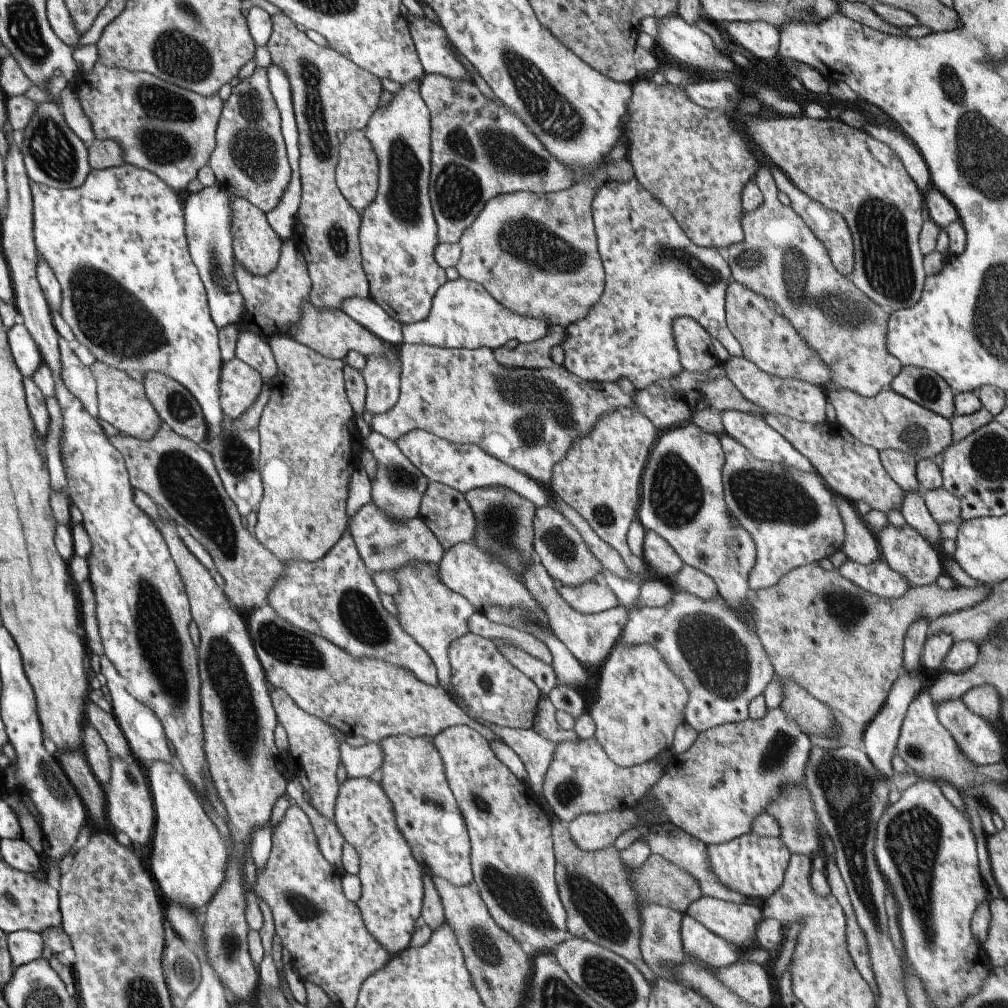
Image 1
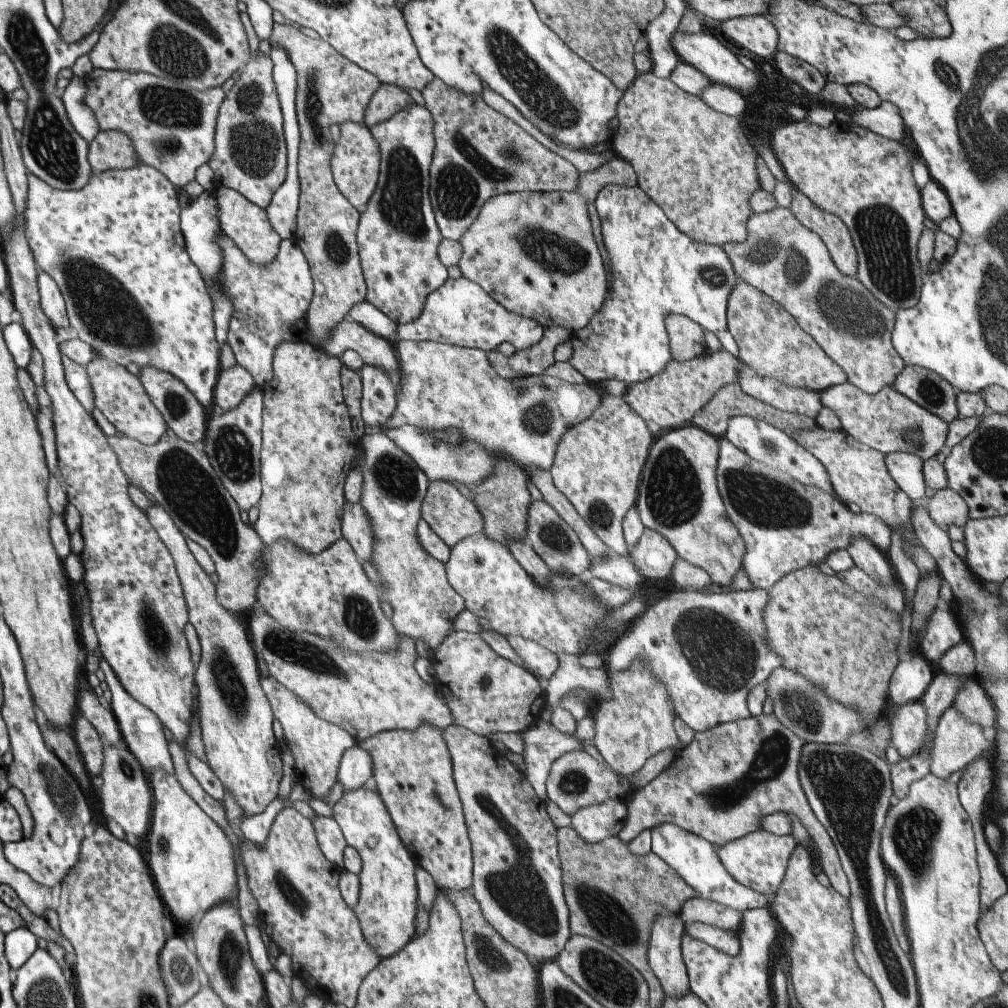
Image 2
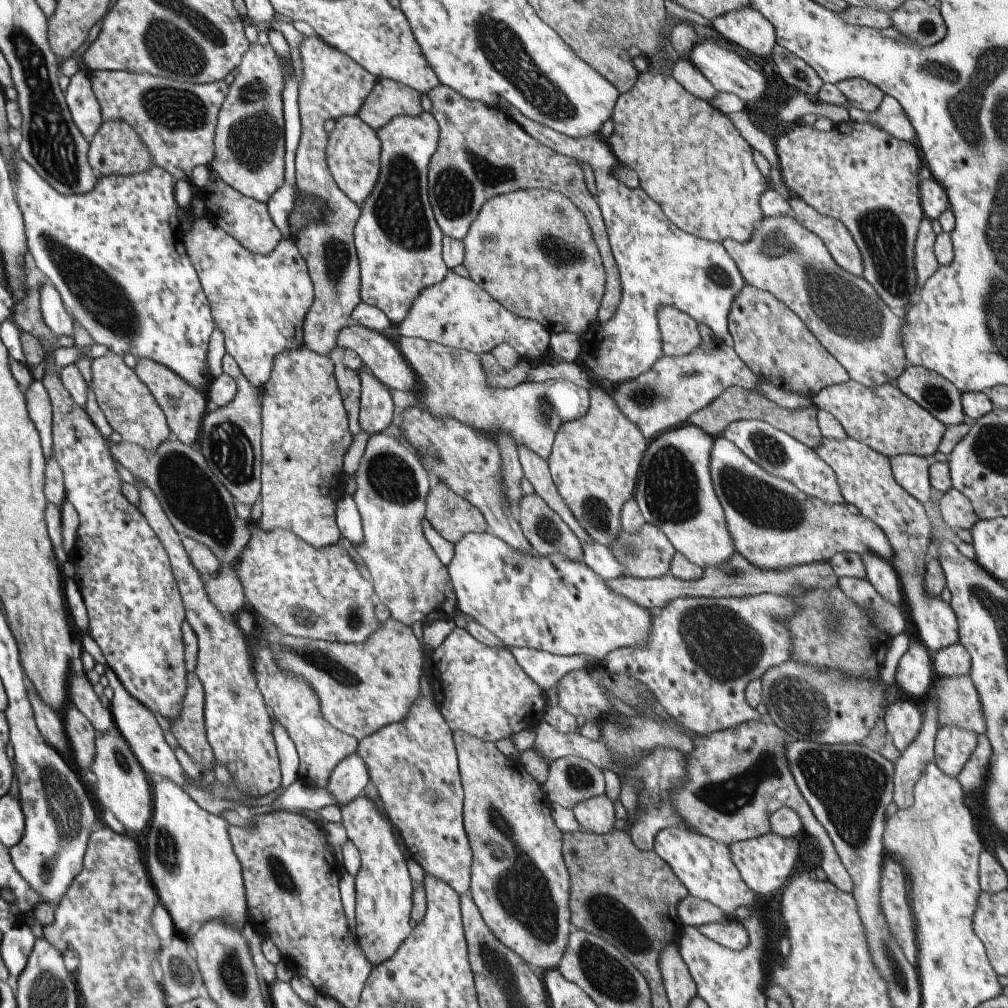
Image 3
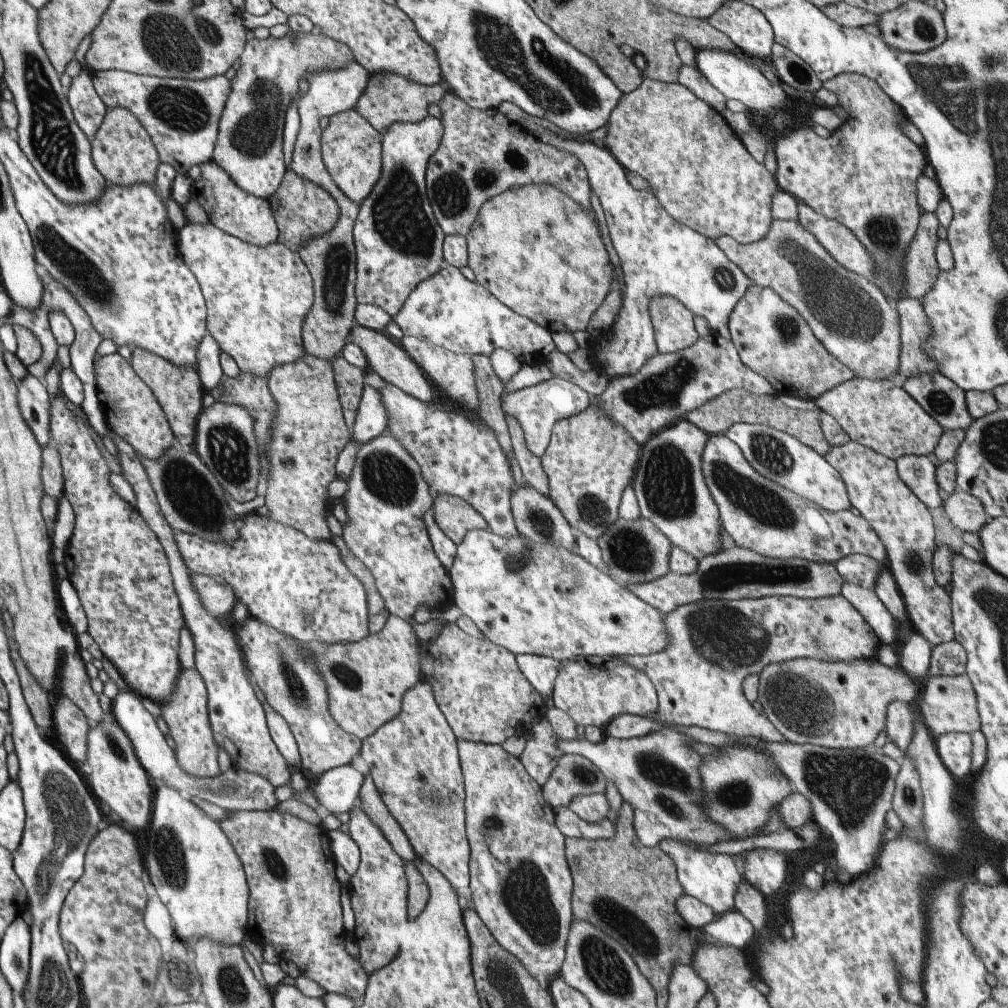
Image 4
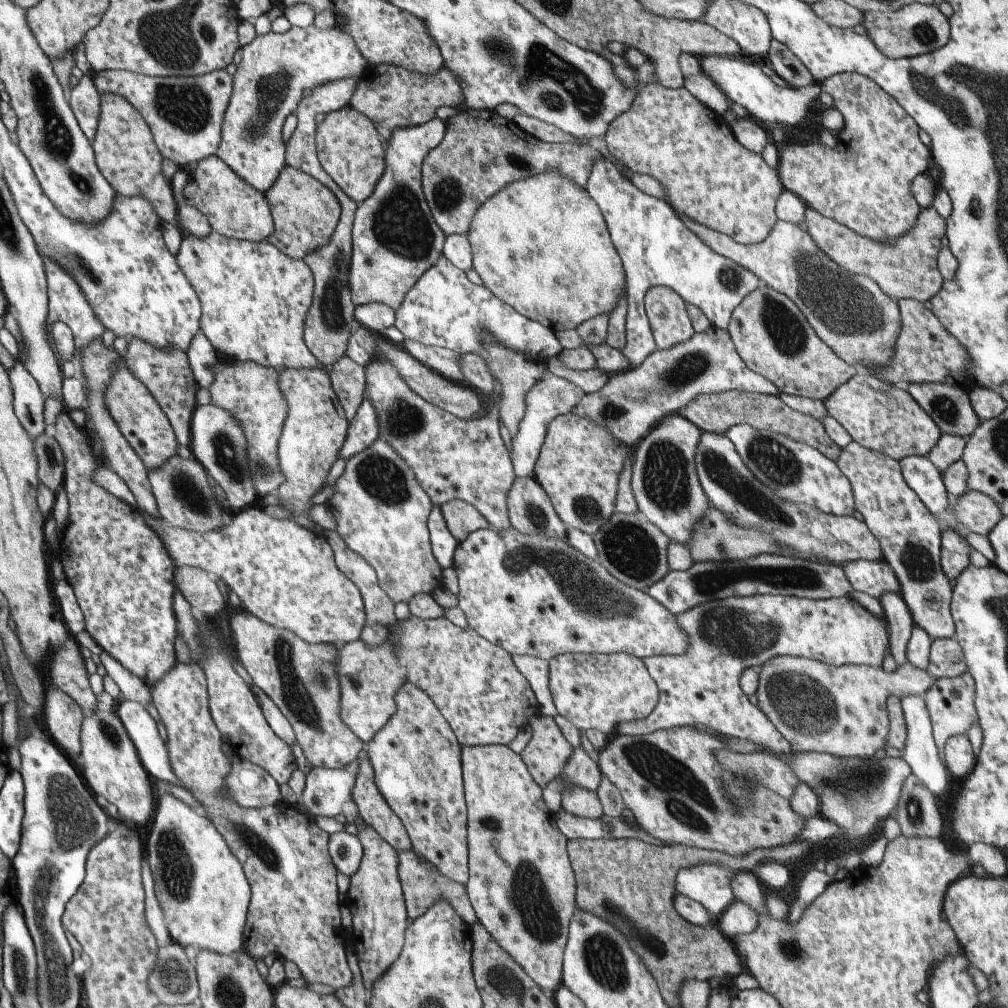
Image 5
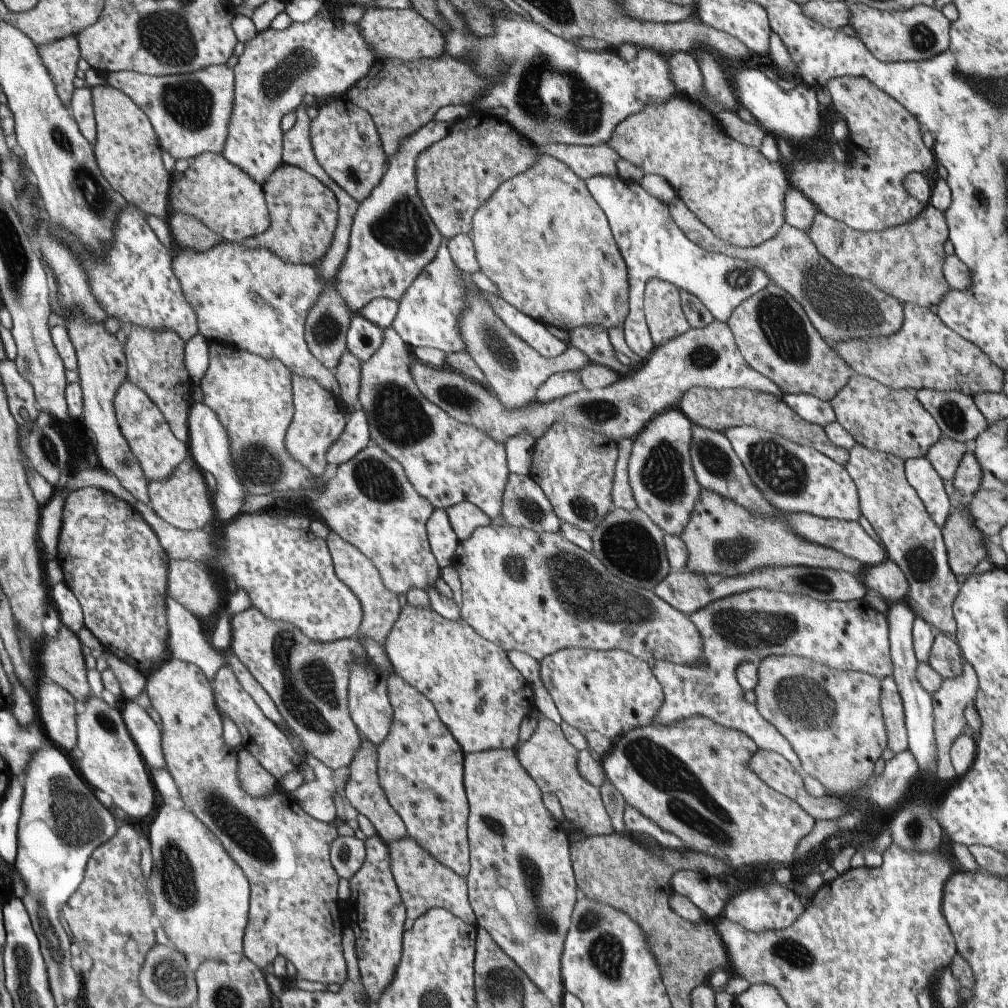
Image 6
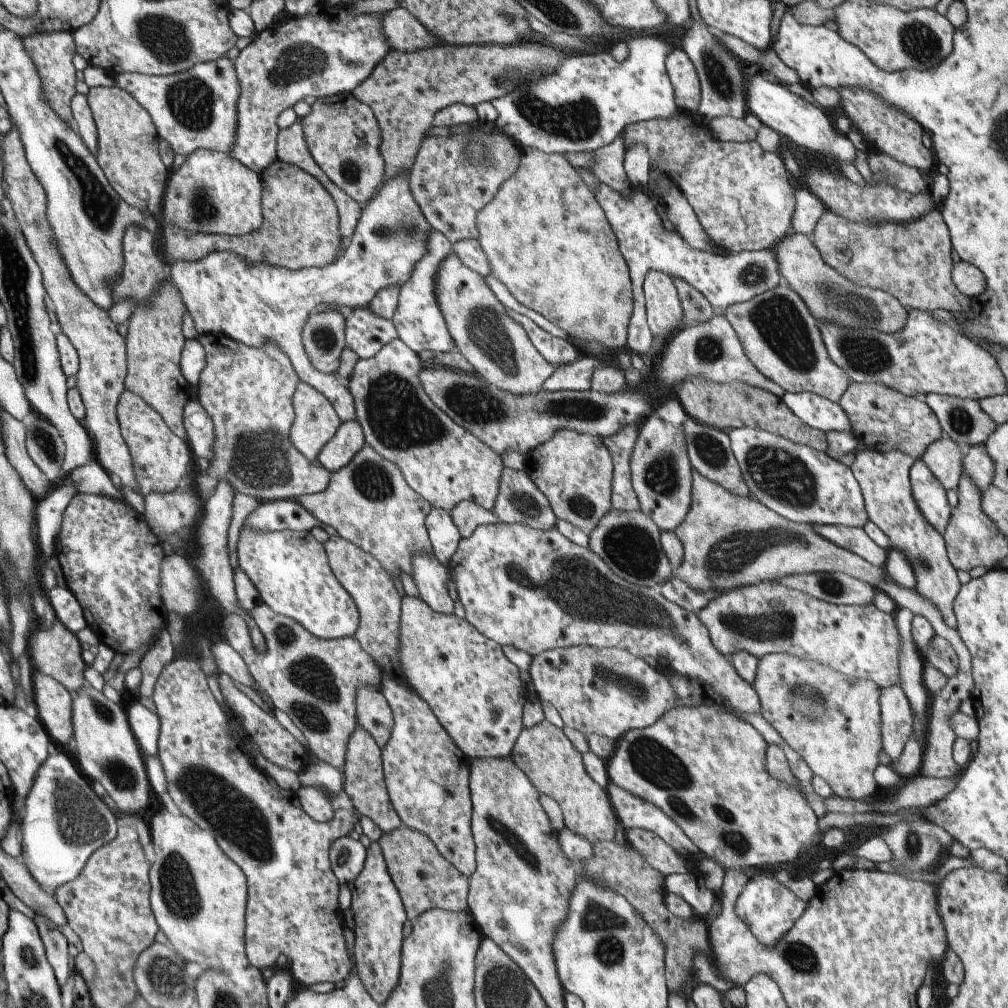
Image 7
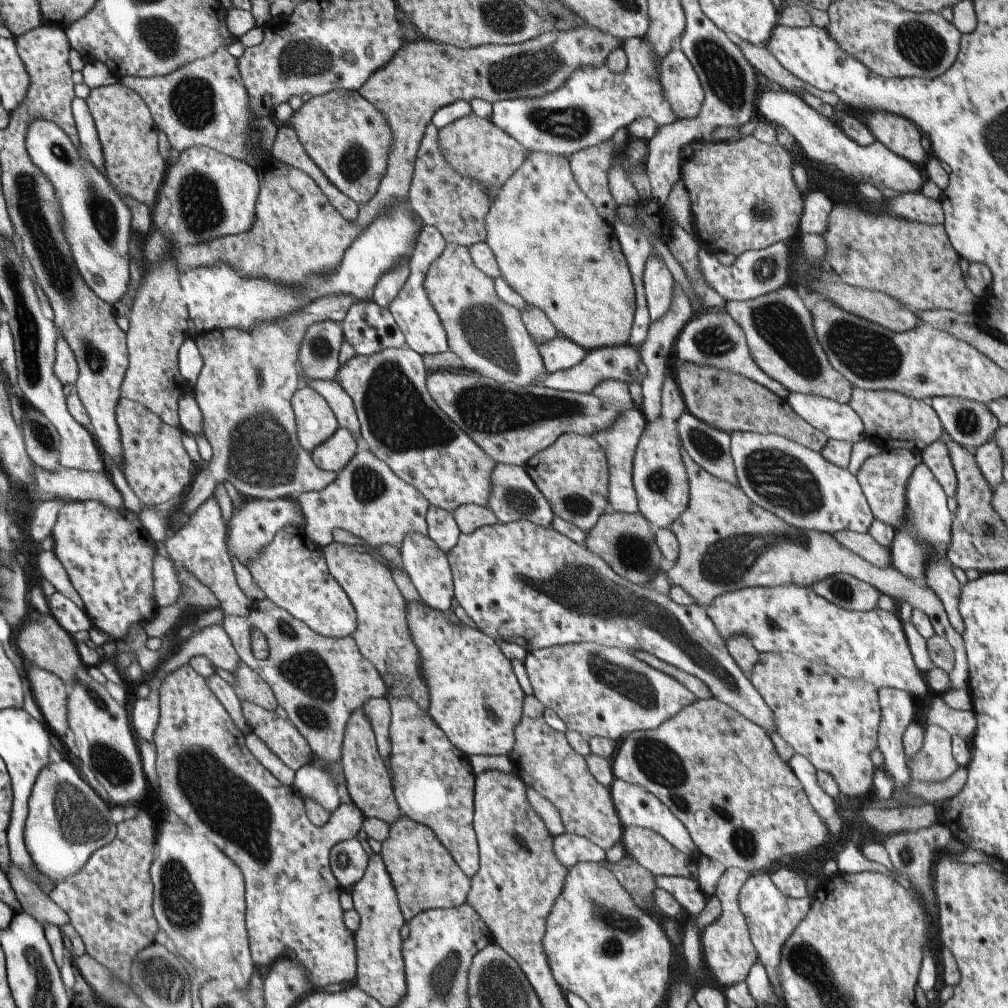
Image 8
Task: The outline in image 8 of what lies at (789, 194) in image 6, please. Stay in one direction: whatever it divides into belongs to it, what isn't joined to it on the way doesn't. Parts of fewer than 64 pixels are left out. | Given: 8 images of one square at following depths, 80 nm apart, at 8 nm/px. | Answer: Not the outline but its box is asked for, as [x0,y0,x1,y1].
[798,189,833,235]

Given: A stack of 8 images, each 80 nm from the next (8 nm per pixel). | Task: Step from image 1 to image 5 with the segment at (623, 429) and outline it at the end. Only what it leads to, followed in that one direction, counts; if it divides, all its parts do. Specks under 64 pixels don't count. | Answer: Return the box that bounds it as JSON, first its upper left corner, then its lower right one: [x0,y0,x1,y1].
[532,413,631,536]

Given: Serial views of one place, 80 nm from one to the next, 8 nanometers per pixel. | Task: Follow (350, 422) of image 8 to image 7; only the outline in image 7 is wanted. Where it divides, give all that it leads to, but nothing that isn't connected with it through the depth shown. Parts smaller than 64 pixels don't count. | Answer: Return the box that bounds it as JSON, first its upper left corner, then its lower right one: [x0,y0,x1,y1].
[169,174,429,423]

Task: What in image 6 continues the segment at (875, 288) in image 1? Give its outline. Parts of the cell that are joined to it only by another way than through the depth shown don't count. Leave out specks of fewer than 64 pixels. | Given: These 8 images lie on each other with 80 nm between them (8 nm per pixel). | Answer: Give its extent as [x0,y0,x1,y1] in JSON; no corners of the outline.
[785,77,935,231]

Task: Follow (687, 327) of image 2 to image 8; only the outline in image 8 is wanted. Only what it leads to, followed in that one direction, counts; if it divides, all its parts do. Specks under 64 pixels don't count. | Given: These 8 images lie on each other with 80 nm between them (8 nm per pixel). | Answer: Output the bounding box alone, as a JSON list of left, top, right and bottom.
[642,255,672,322]

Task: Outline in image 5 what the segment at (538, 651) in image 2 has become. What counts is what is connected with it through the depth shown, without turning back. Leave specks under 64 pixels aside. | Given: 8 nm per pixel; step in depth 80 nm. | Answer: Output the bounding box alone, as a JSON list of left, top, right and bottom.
[511,655,558,718]

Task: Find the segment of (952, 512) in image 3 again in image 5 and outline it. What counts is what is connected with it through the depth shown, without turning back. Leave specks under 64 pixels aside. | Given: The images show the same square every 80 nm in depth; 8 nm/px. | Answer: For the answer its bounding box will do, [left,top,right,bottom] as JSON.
[954,490,1003,537]

